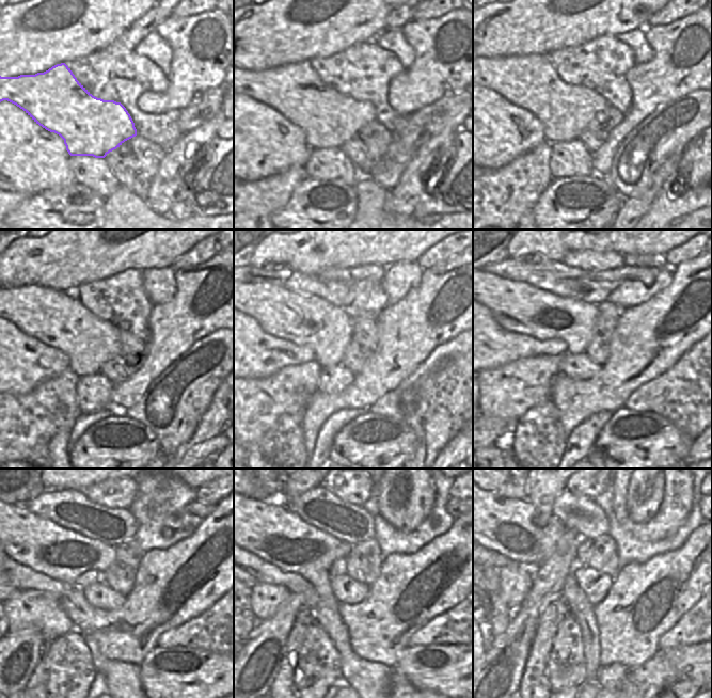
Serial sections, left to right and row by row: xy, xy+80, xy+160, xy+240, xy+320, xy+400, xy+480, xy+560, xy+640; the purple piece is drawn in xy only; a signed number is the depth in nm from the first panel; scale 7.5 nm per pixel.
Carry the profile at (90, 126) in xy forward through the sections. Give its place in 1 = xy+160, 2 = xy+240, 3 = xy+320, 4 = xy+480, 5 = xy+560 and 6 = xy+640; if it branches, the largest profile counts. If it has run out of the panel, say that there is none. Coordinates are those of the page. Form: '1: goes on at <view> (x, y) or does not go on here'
1: goes on at xy+160 (531, 82)
2: goes on at xy+240 (56, 318)
3: goes on at xy+320 (312, 321)
4: goes on at xy+480 (40, 543)
5: goes on at xy+560 (272, 533)
6: goes on at xy+640 (507, 526)

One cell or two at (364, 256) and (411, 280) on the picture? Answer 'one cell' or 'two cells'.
two cells

